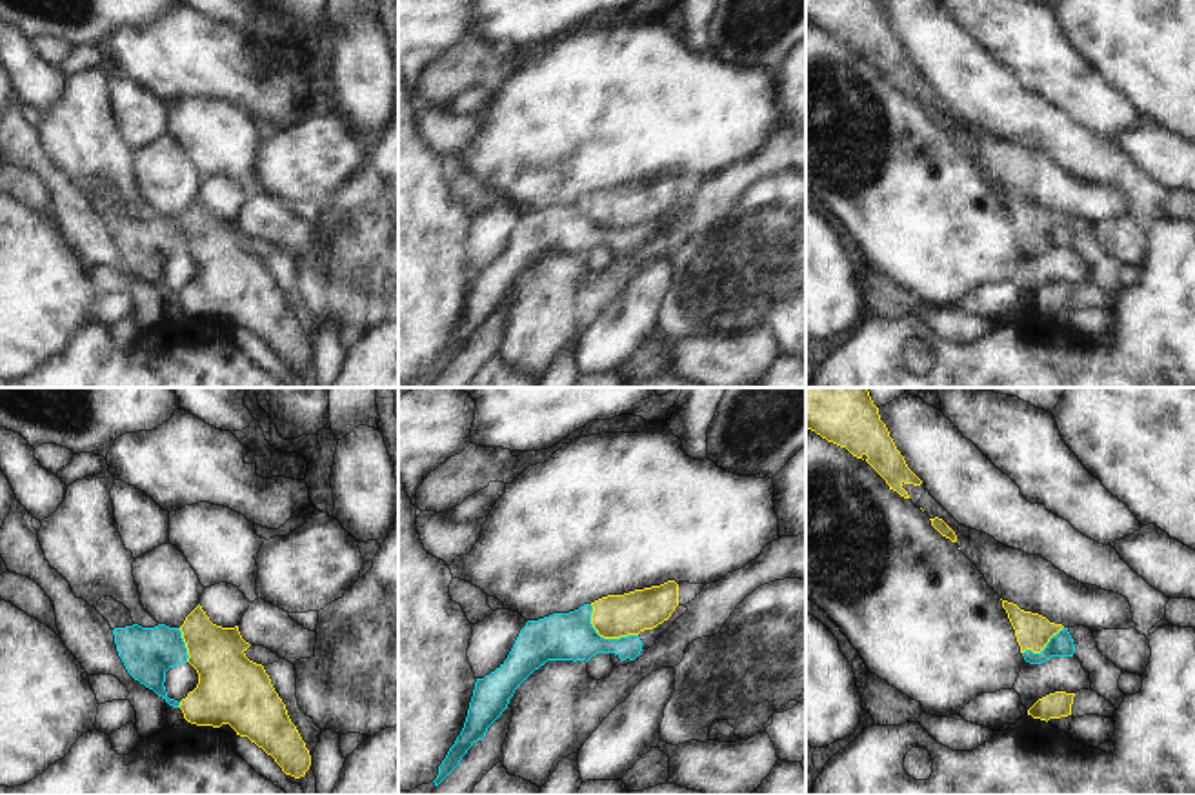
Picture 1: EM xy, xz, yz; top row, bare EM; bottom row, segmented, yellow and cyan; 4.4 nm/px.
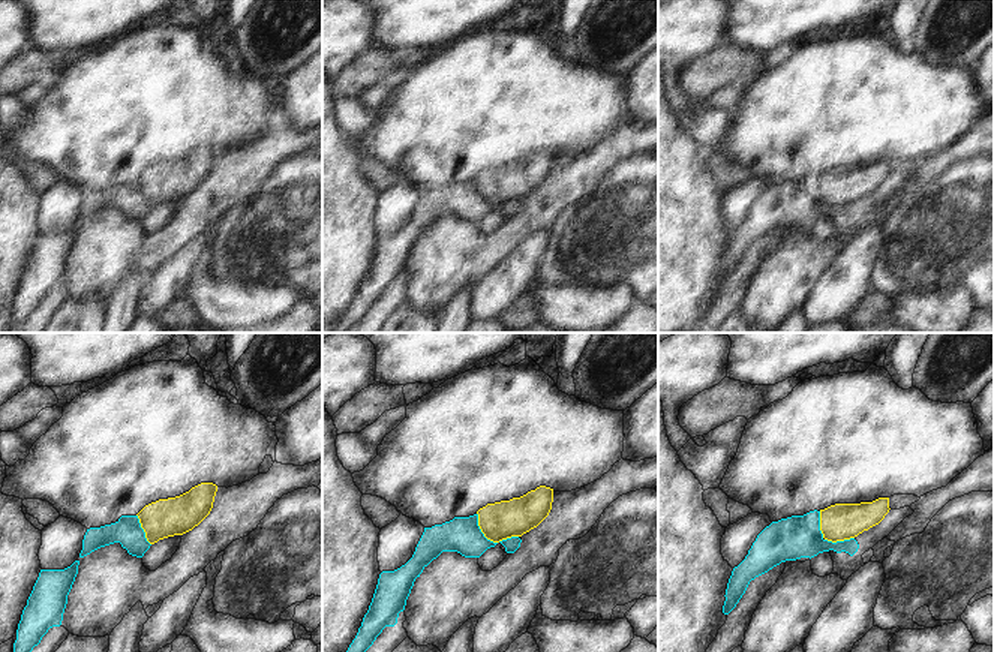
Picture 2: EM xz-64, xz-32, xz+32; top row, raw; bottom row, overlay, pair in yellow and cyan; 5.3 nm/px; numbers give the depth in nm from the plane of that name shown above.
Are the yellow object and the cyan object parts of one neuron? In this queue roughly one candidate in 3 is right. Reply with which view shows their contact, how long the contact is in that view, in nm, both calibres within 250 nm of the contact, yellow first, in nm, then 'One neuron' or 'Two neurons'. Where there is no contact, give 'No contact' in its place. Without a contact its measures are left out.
Touches yellow in xz. Shared border 260 nm. Thickness 190 nm (yellow) against 200 nm. Two neurons

